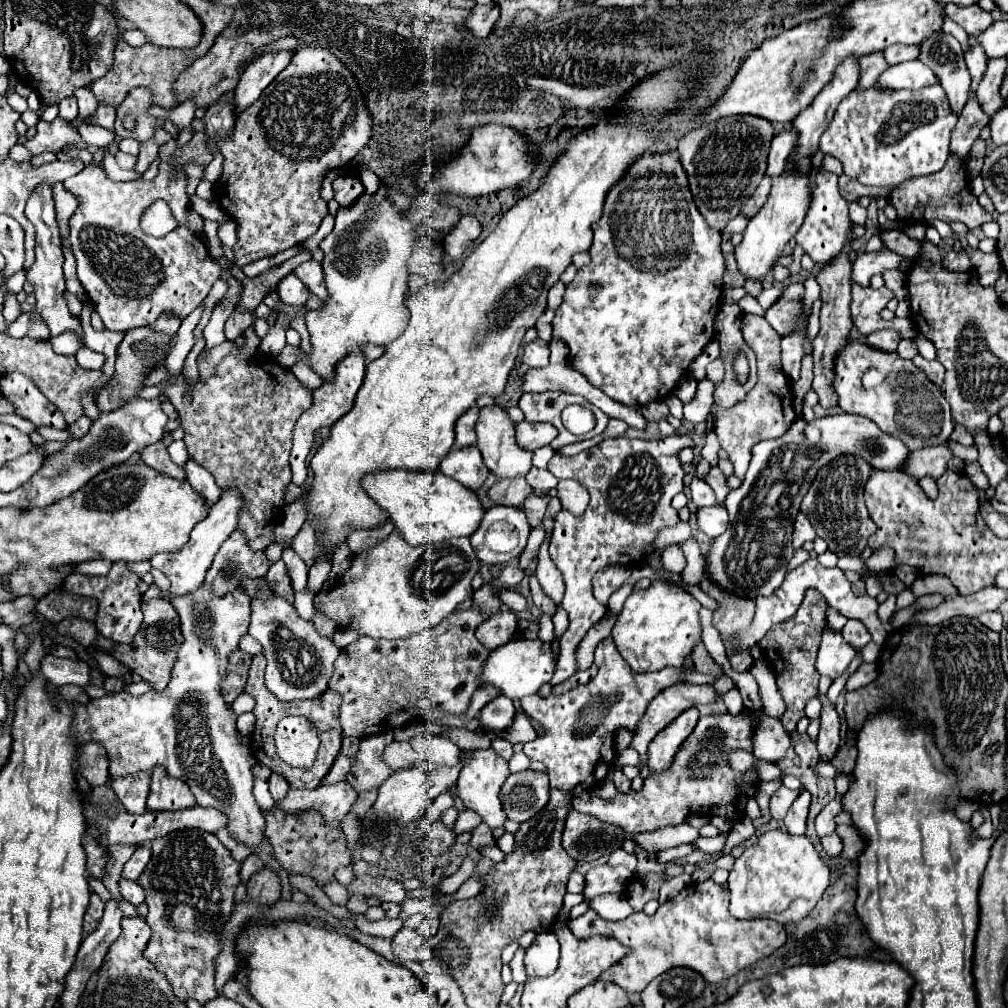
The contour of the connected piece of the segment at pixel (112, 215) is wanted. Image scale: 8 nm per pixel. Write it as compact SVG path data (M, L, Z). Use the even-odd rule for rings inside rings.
M177 140L161 146L159 174L149 182L113 182L99 166L85 166L79 174L63 182L81 200L69 218L77 278L107 330L123 332L151 326L165 312L183 320L205 300L213 282L223 274L223 268L211 258L205 242L187 228L187 174L171 164L179 148ZM159 198L171 206L179 226L163 238L153 238L139 228L139 216Z

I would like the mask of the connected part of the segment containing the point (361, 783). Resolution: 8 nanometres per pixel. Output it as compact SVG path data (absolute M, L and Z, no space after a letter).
M379 732L373 736L361 738L361 748L353 756L353 766L347 774L347 782L353 786L355 792L369 792L373 788L379 788L385 778L393 774L391 768L385 766L381 760L385 744L393 740L393 732Z

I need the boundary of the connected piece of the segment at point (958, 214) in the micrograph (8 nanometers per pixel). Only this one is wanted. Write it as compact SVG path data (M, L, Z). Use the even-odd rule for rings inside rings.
M977 138L971 152L965 158L957 158L955 154L949 154L947 164L929 176L915 176L905 180L905 184L895 186L891 190L891 194L887 196L887 202L897 210L899 220L905 222L921 222L925 226L929 226L933 220L943 220L943 222L963 222L967 224L971 230L979 228L981 224L989 222L991 216L979 206L977 196L971 194L969 188L969 168L967 162L971 158L985 158L985 146L987 142Z

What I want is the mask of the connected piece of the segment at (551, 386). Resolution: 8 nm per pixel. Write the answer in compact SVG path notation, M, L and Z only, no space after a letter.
M569 362L549 364L549 366L545 366L545 368L531 368L531 370L527 370L527 372L521 376L521 384L519 384L519 388L521 388L521 392L559 390L559 392L567 392L567 394L581 394L585 400L589 400L591 404L595 404L597 408L601 408L607 416L619 418L619 420L627 422L631 428L639 428L639 430L643 430L643 428L645 428L645 424L647 424L639 408L629 408L629 406L625 406L625 404L617 404L617 402L615 402L615 400L611 400L603 390L593 388L593 386L585 380L585 376L583 376L581 372L577 372L577 370L573 370L573 368L571 368L571 364L569 364Z

